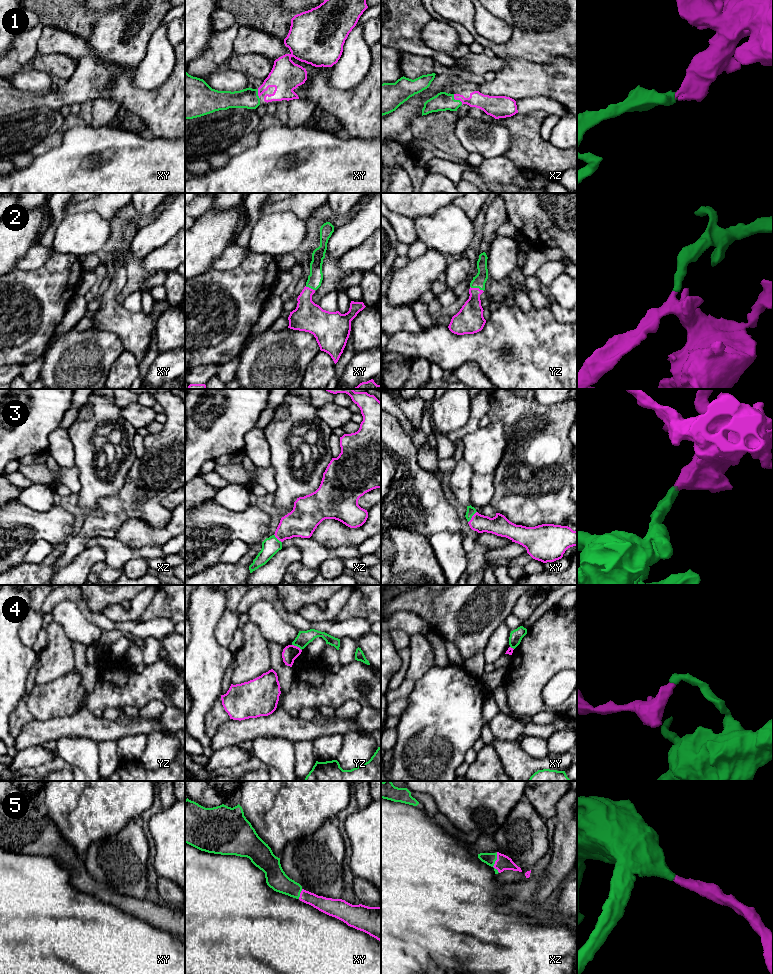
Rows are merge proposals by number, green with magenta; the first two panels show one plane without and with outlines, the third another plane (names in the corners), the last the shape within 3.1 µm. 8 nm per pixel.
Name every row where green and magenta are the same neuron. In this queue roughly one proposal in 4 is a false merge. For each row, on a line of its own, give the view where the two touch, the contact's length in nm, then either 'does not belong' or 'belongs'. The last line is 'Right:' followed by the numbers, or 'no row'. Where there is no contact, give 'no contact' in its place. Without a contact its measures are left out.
1: contact in xz; length 120 nm; belongs
2: contact in yz; length 120 nm; belongs
3: contact in xy; length 120 nm; belongs
4: contact in yz; length 90 nm; does not belong
5: contact in xz; length 170 nm; belongs
Right: 1, 2, 3, 5

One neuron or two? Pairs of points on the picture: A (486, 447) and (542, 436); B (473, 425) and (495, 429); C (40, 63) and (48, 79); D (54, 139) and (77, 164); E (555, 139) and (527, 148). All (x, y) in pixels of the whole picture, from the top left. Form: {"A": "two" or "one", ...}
{"A": "two", "B": "two", "C": "two", "D": "two", "E": "two"}

